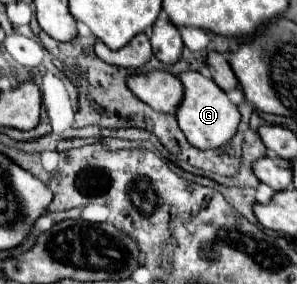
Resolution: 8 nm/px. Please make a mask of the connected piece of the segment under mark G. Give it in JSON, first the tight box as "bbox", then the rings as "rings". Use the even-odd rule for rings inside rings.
{"bbox":[175,72,241,150],"rings":[[[183,72],[183,74],[179,74],[179,80],[185,86],[185,98],[183,98],[181,106],[177,108],[175,116],[177,116],[179,128],[187,136],[189,144],[199,150],[219,148],[219,146],[227,144],[239,128],[239,122],[241,122],[239,108],[227,98],[227,94],[211,78],[205,78],[199,72]]]}

